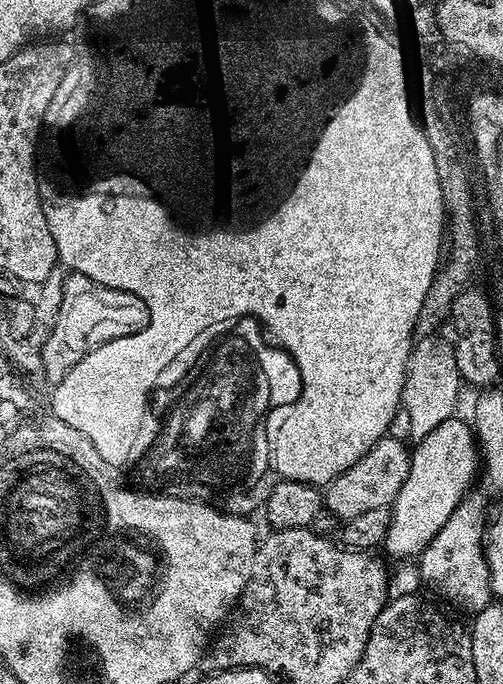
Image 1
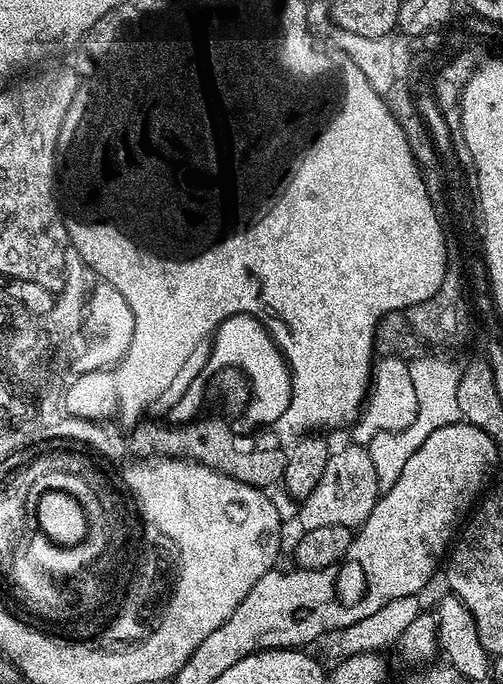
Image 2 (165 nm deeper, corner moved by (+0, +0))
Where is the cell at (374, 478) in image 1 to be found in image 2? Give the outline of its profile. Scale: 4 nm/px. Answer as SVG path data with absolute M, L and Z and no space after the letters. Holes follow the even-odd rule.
M349 443L349 448L340 448L331 453L326 462L326 471L322 479L305 500L299 501L300 528L303 531L318 530L318 526L346 526L353 530L370 518L377 500L382 495L378 474L367 447Z

